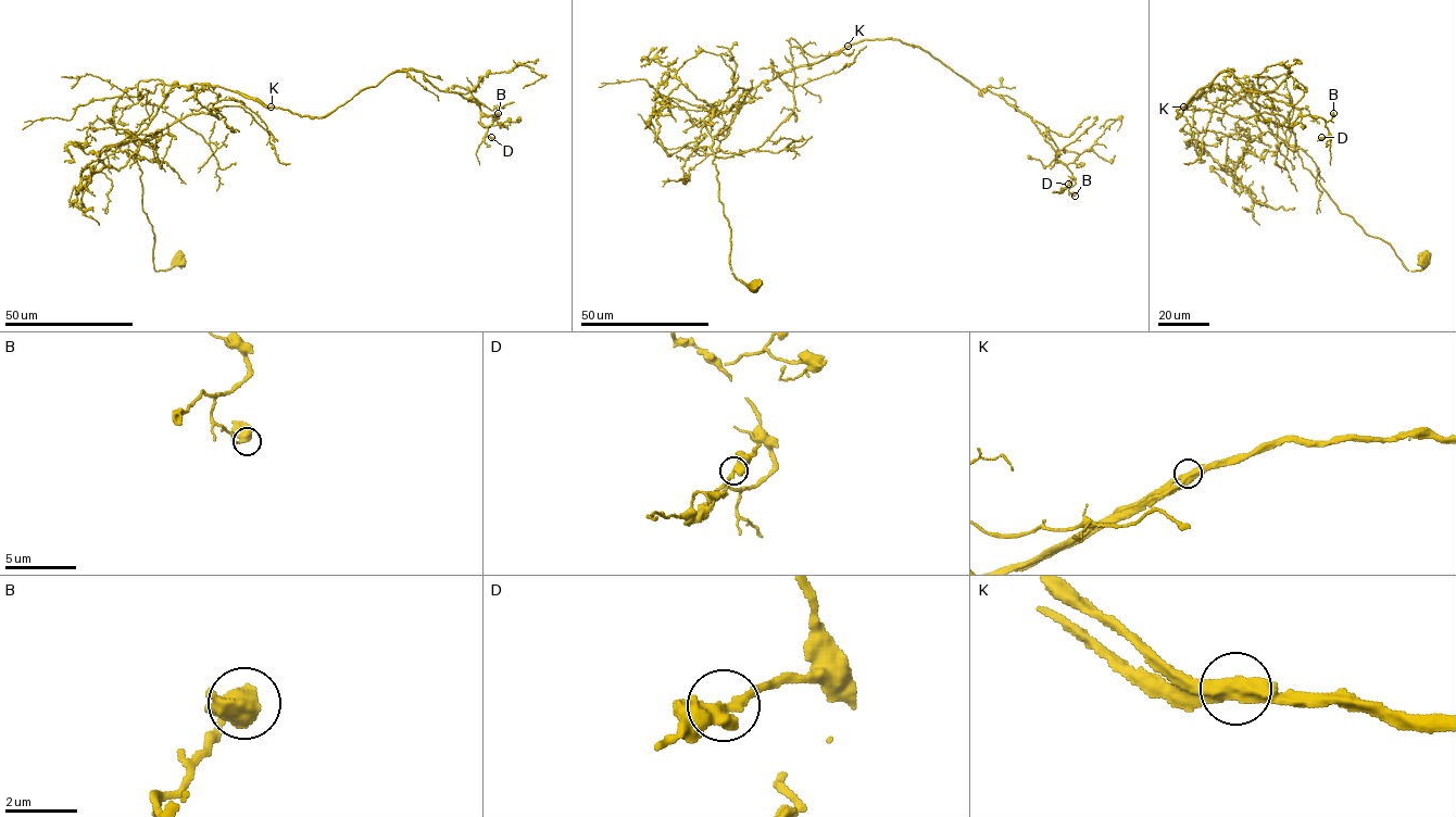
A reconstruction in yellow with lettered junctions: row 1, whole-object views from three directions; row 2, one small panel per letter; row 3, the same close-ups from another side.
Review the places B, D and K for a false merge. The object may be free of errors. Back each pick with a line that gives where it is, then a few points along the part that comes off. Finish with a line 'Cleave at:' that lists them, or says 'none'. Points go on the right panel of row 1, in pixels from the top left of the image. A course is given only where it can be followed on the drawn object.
K: Place: (1183, 107). Course of the part to remove: (1183, 107), (1203, 90)
Cleave at: K

